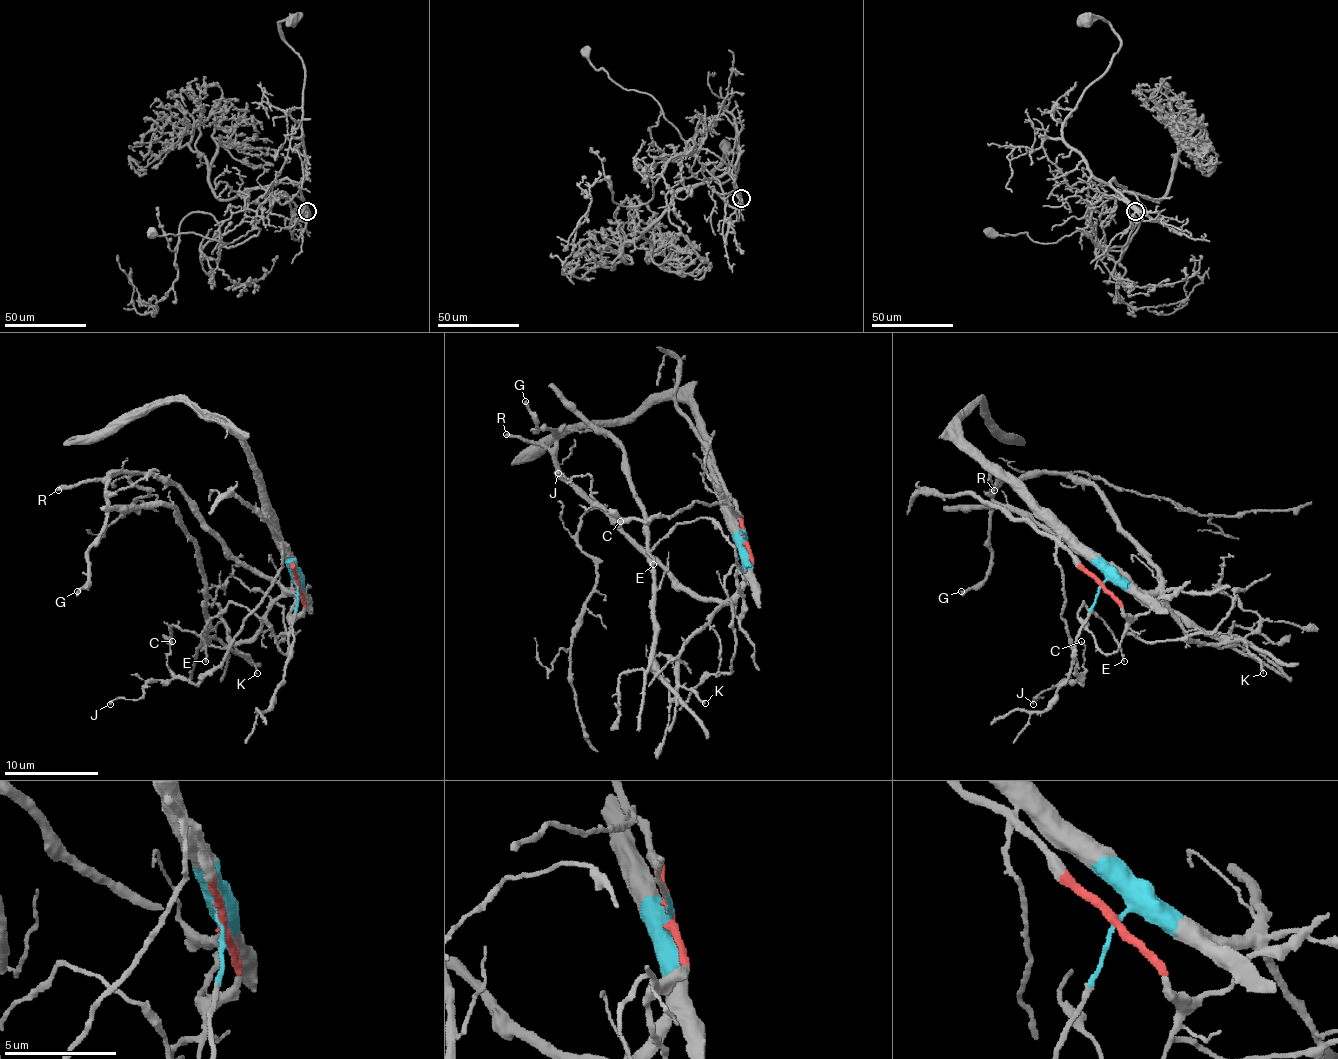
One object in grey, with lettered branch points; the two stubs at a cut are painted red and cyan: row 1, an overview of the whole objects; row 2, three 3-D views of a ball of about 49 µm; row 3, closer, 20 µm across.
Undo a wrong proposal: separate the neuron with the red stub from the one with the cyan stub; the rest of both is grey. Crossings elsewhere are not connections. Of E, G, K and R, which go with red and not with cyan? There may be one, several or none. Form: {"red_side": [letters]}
{"red_side": ["E"]}

